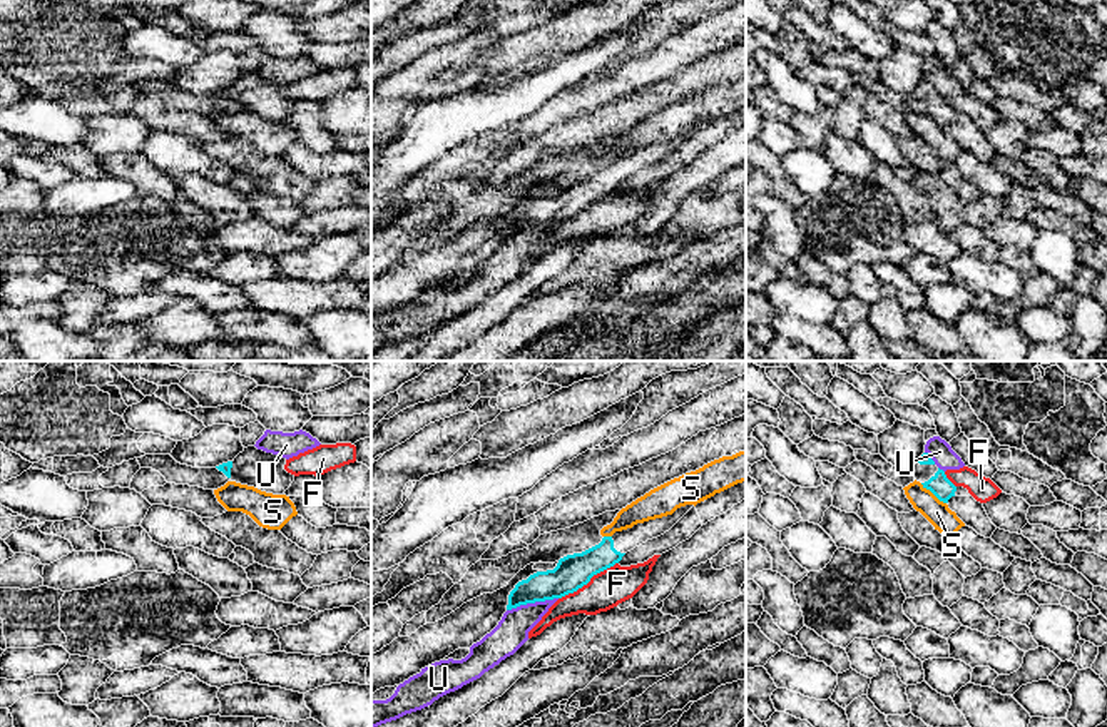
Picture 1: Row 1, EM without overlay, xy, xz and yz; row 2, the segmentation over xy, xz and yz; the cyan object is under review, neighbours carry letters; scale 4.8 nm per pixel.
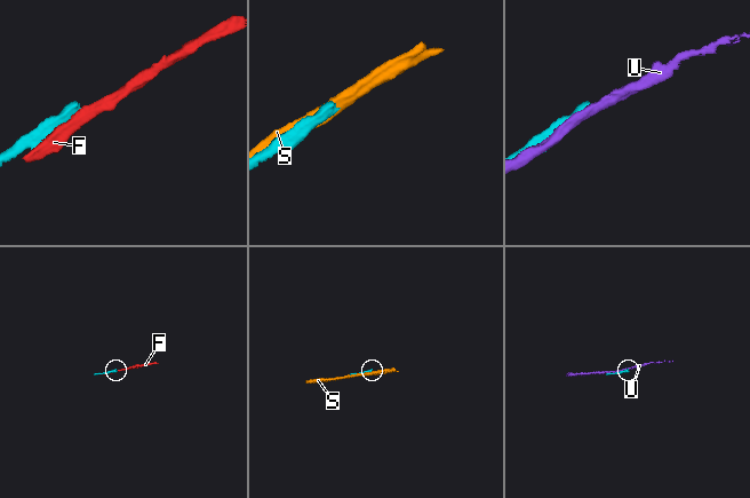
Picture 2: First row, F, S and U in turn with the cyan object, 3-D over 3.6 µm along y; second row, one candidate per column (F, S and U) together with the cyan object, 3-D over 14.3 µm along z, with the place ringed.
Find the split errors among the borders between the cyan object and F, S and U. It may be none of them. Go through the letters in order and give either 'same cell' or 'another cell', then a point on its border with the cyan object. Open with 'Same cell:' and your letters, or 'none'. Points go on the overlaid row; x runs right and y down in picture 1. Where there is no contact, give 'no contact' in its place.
Same cell: none
F: another cell | xz (587, 582)
S: another cell | yz (933, 493)
U: another cell | xz (532, 602)

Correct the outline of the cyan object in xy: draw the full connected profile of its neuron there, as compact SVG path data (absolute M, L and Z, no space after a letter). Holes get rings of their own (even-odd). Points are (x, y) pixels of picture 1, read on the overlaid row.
M247 446L232 461L216 468L231 481L254 486L266 493L283 495L294 481L294 475L288 473L284 465L286 458Z

